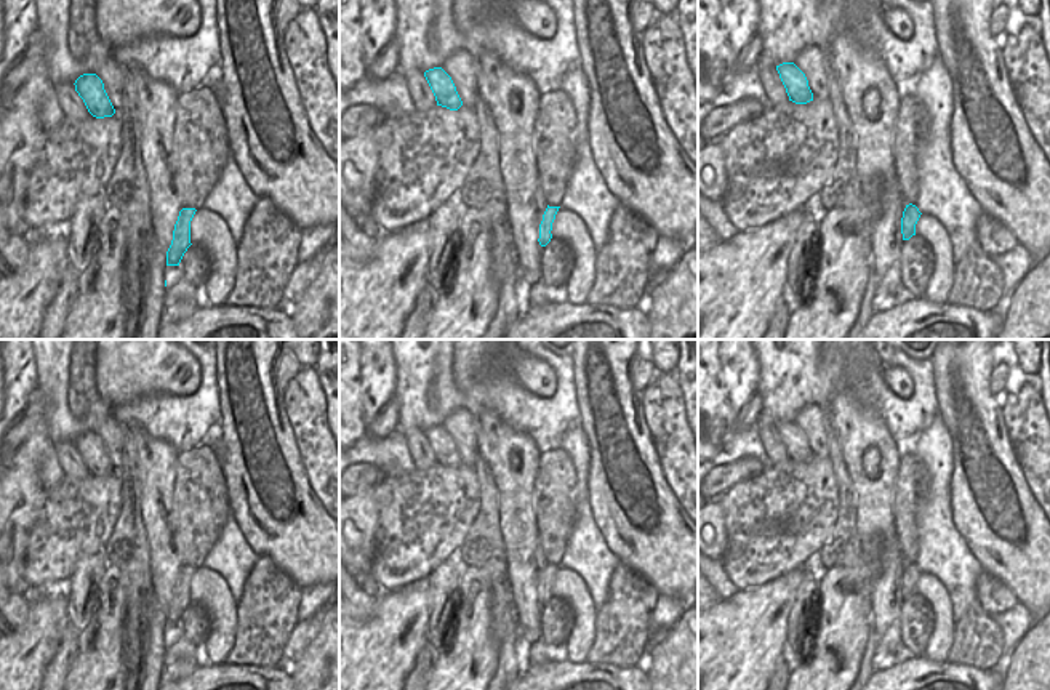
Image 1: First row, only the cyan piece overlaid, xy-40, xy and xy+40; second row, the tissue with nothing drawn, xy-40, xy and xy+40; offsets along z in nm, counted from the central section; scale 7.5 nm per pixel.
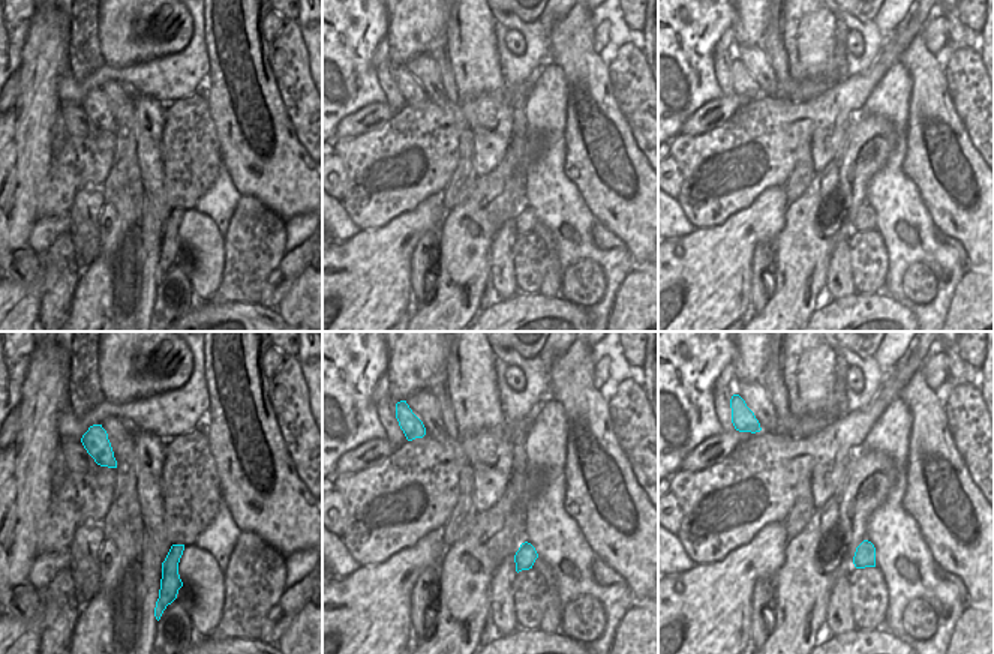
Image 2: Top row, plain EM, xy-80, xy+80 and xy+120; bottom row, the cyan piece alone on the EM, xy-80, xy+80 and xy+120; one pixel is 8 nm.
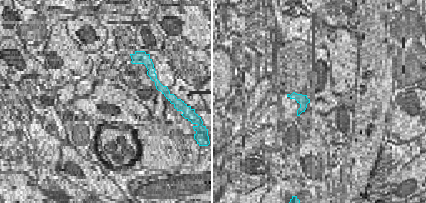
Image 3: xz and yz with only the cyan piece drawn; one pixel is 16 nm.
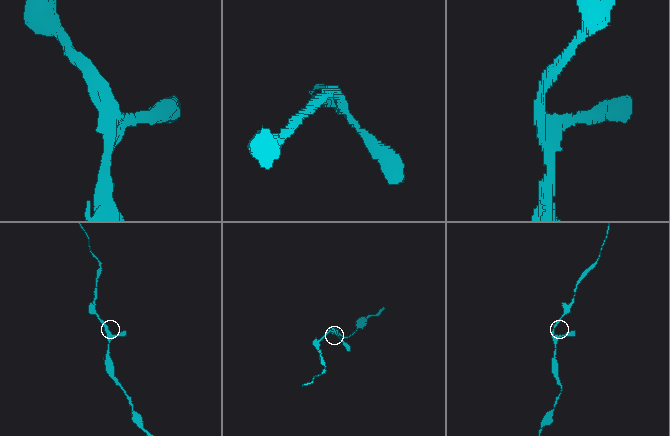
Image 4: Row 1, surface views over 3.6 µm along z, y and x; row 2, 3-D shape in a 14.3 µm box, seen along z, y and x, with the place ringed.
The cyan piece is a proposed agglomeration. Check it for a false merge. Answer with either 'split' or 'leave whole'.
leave whole

